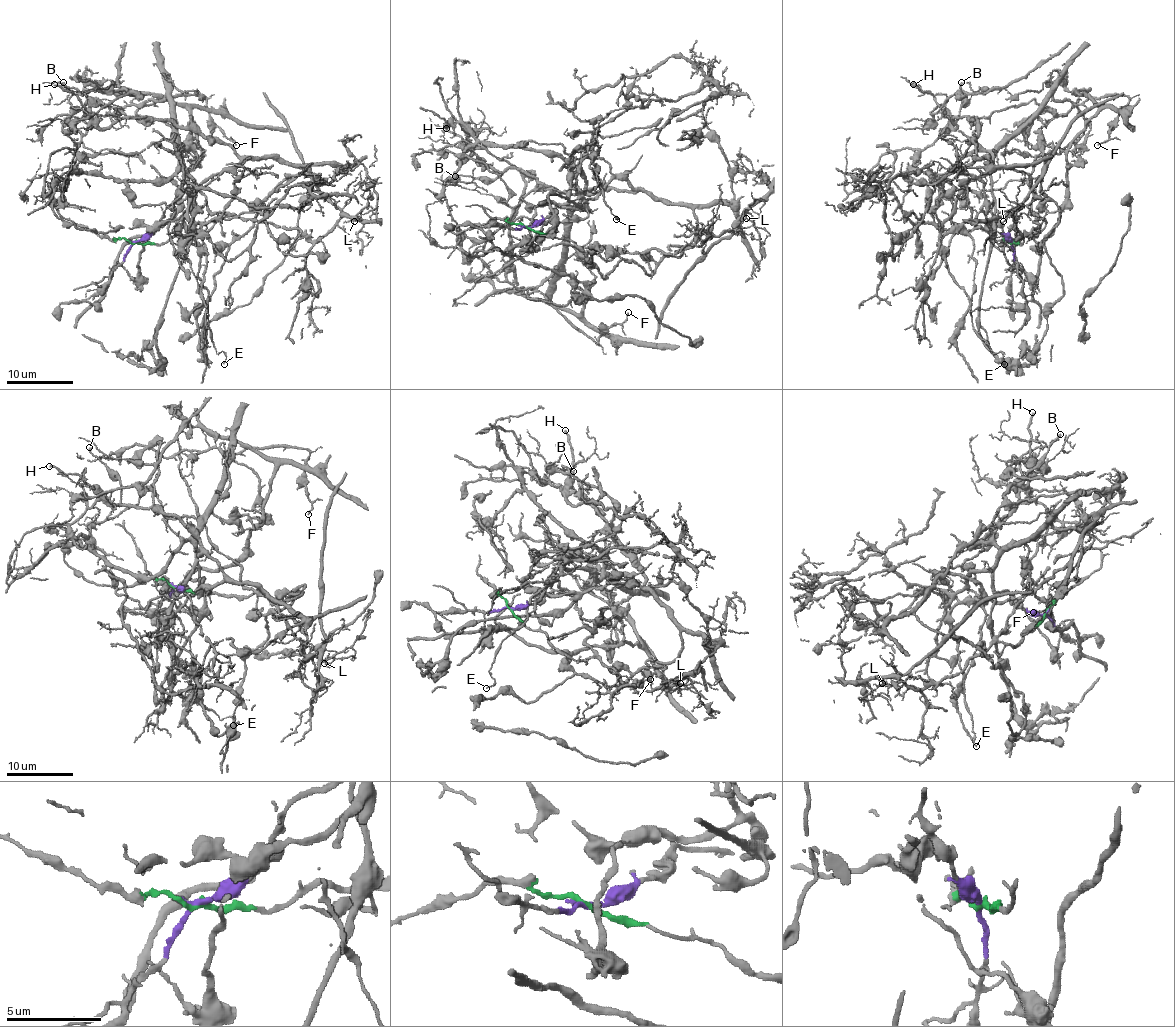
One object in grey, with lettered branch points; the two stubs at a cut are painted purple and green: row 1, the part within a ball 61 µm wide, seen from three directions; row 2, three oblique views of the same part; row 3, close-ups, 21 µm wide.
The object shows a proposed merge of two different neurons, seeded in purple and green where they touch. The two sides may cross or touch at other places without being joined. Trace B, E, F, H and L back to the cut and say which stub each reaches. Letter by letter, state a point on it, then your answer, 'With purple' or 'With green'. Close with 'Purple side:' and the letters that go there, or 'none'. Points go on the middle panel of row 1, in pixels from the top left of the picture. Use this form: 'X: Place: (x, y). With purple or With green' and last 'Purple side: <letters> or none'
B: Place: (455, 176). With purple
E: Place: (616, 219). With purple
F: Place: (628, 312). With purple
H: Place: (446, 128). With purple
L: Place: (746, 218). With green
Purple side: B, E, F, H

